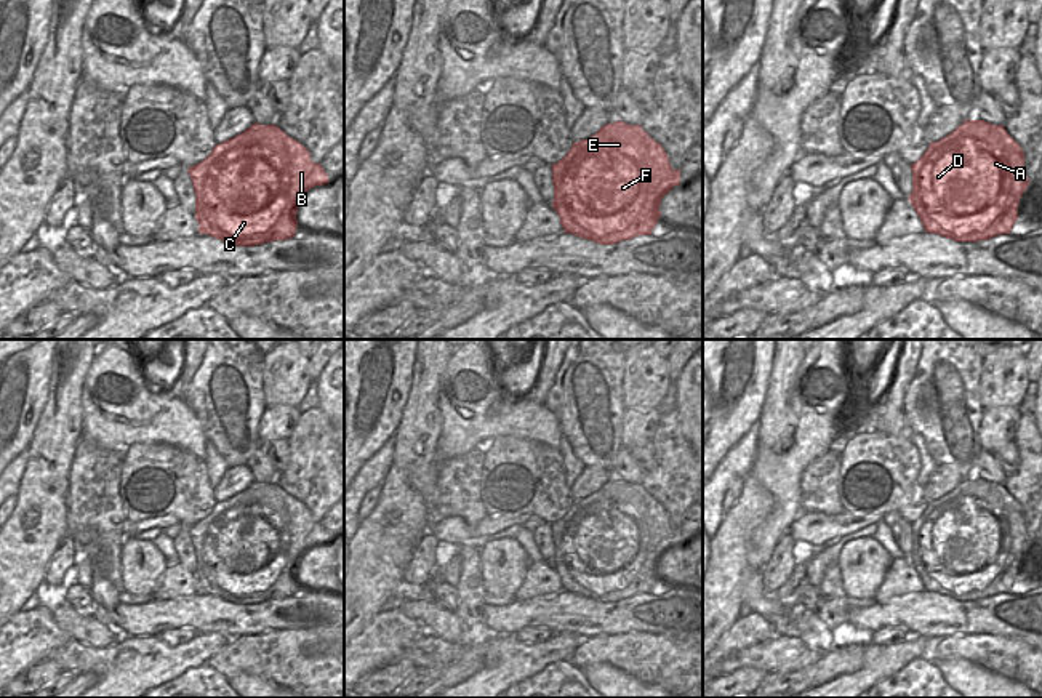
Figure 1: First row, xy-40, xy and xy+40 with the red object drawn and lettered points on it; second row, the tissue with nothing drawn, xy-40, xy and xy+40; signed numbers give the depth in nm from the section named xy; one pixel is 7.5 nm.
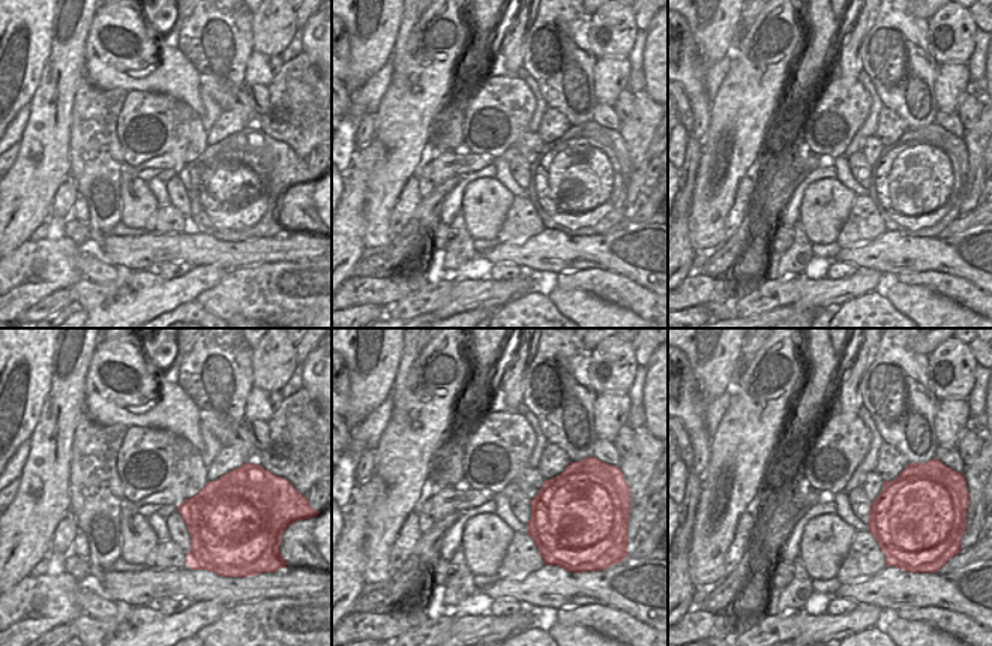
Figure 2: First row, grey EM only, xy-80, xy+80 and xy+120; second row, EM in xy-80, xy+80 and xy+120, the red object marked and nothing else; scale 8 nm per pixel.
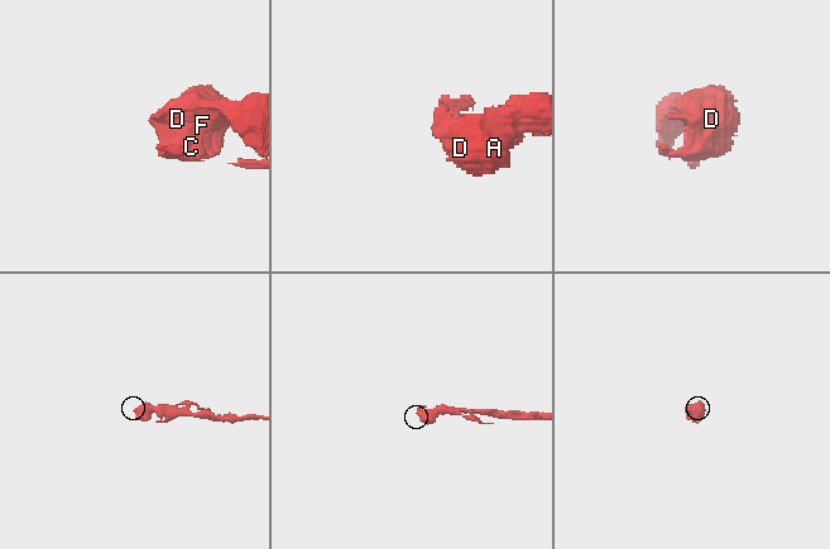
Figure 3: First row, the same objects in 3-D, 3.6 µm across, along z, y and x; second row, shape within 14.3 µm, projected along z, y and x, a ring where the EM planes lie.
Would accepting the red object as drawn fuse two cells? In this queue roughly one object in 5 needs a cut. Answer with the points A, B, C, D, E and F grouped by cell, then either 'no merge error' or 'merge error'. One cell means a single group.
groups A B C D E F; no merge error

